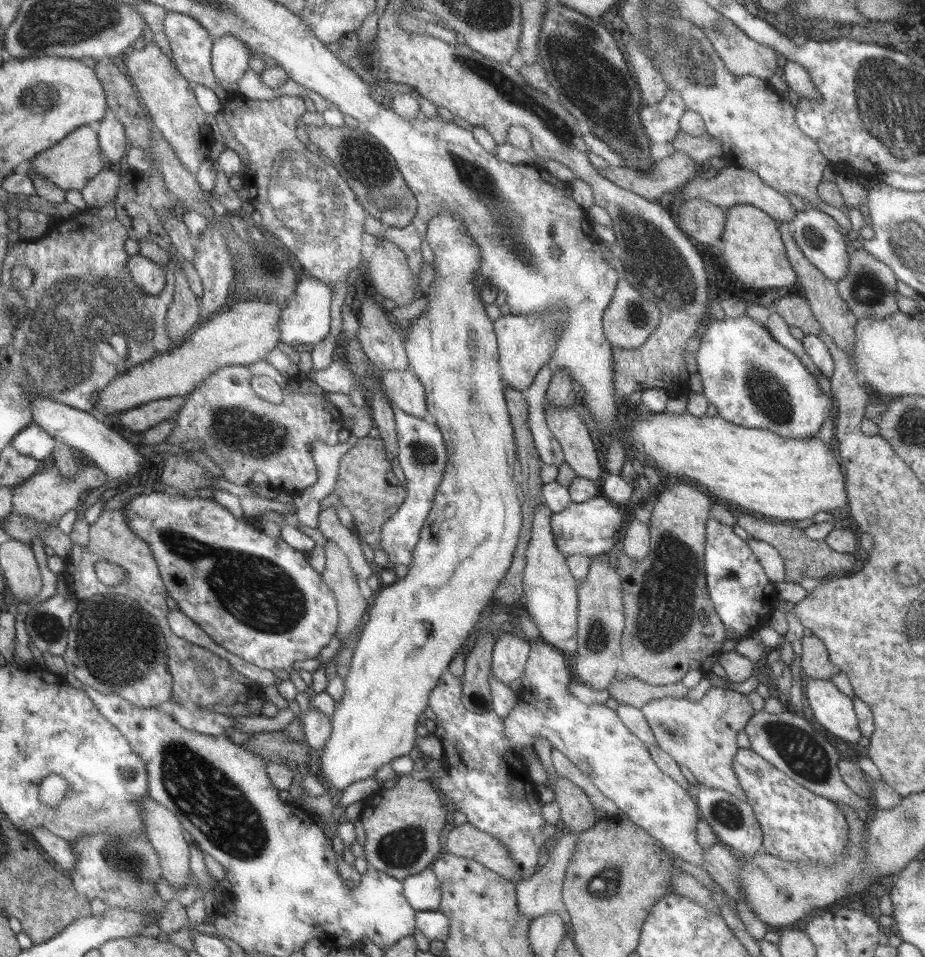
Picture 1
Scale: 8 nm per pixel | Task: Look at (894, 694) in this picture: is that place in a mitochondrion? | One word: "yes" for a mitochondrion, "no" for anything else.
no

